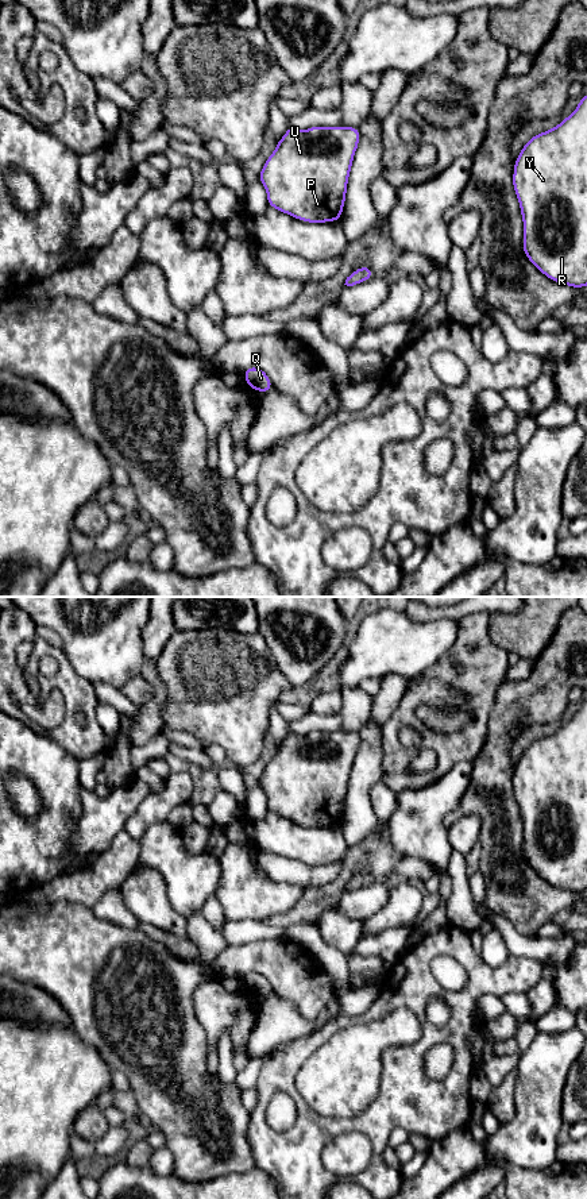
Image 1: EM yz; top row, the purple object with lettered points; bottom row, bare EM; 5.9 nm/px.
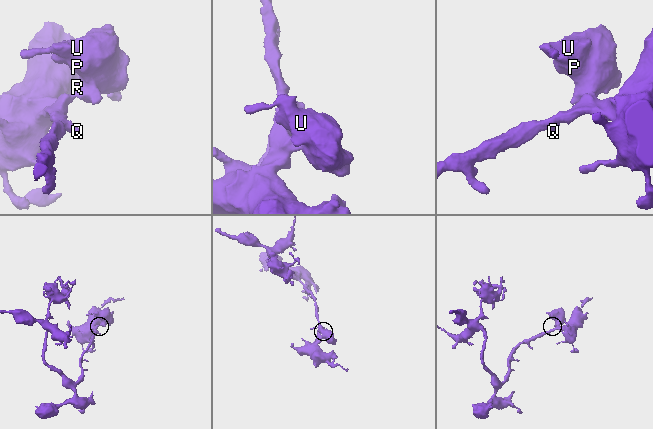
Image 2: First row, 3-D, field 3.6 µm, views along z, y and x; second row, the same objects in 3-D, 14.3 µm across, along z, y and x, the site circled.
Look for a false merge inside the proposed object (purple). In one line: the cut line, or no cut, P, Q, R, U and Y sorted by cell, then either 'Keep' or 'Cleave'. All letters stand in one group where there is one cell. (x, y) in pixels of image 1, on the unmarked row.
No split. Groups: P Q R U Y. Keep

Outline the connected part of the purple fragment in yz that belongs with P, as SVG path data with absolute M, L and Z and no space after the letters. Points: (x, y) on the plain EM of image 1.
M289 730L259 778L267 809L306 828L339 826L359 744L358 732L314 730L300 736Z

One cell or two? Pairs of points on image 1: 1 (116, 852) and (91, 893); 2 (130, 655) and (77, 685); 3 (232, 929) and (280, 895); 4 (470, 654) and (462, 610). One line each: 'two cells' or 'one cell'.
1: one cell
2: two cells
3: two cells
4: two cells

